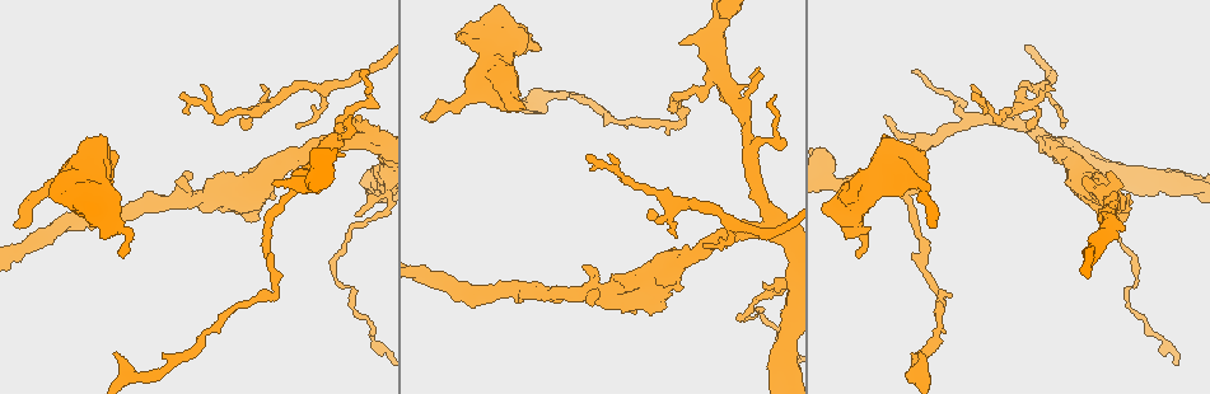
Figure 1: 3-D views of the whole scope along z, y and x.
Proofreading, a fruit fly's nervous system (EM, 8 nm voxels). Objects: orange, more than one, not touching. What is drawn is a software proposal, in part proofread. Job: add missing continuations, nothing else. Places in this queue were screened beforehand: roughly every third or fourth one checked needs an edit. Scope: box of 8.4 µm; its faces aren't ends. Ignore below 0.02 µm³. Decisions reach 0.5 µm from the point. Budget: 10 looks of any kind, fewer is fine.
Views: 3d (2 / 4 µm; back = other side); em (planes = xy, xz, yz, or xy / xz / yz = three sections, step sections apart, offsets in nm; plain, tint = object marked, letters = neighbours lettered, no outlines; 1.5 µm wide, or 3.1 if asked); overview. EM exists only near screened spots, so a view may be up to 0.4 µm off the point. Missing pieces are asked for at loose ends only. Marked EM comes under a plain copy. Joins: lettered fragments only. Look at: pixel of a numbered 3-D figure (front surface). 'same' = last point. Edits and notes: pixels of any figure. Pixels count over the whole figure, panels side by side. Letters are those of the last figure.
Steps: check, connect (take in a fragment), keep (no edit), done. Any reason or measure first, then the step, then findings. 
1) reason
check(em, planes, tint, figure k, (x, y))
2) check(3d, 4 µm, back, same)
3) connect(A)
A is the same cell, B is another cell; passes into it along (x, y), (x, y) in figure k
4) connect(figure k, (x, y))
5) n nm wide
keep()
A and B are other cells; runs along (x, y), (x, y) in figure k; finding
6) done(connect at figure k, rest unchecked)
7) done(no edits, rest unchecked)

thick end
check(3d, 4 µm, figure 1, (919, 151))

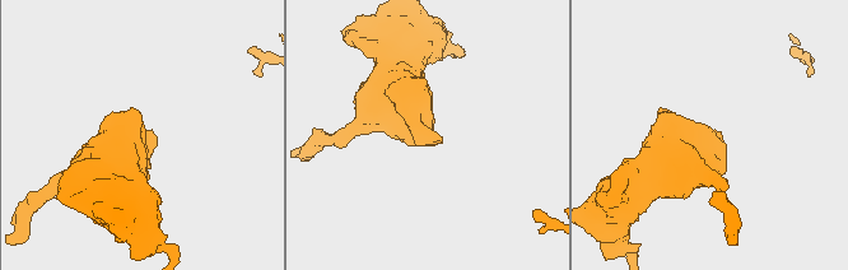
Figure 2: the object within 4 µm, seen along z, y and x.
now the EM
check(em, planes, letters, figure 2, (437, 132))

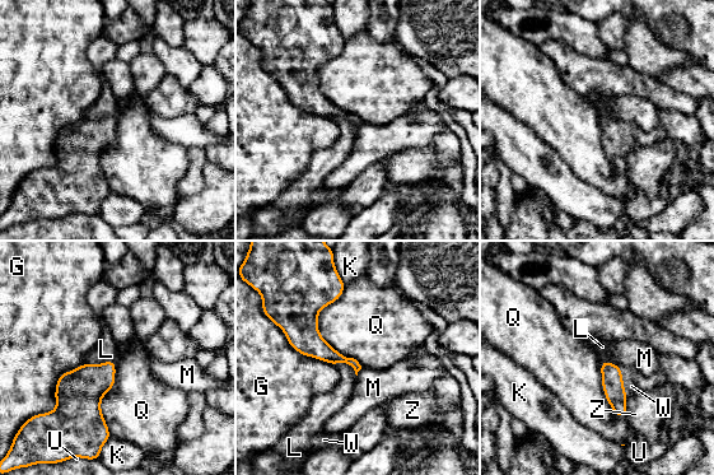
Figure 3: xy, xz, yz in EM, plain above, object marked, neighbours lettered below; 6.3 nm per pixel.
connect(figure 3, (634, 382))
W is the same cell, G, K, L, M, Q, U and Z are other cells; passes into it along (612, 382), (622, 381), (634, 382) in figure 3; it goes on there

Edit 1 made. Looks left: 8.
check(overview)

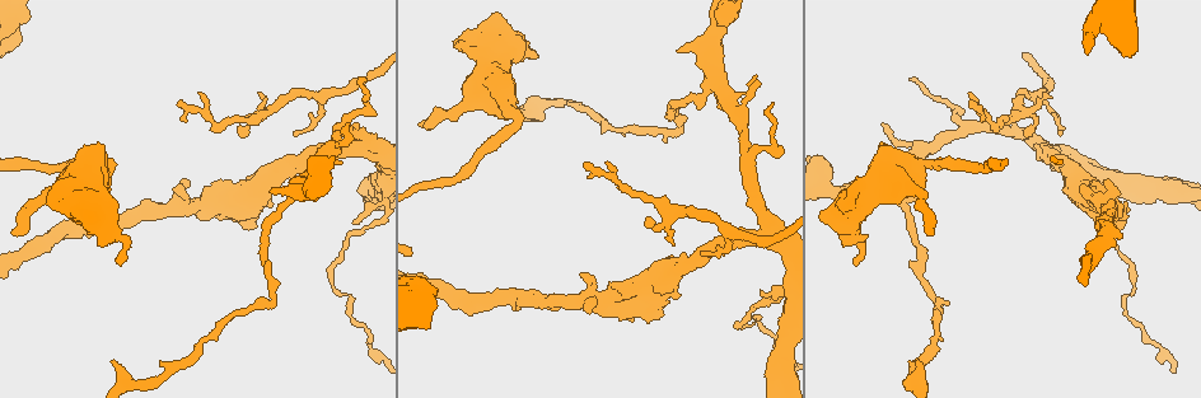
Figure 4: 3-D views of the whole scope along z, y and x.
branch stops here
check(3d, 4 µm, figure 4, (856, 266))

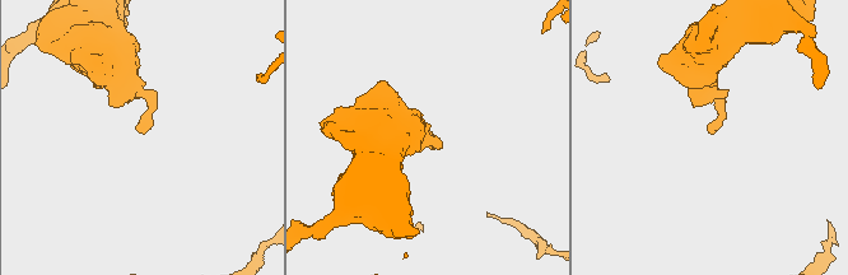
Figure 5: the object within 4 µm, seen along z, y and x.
shape alone is not enough
check(em, planes, letters, figure 5, (710, 133))

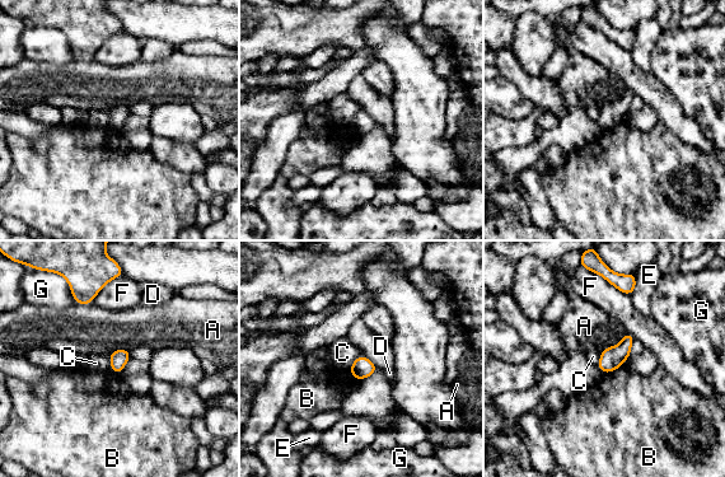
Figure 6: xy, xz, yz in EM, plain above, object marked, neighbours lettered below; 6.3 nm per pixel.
keep()
A, B, C, D, E, F and G are other cells; border along (622, 364), (612, 372), (602, 374) in figure 6; no lettered fragment goes on from it

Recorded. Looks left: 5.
check(3d, 4 µm, figure 4, (421, 126))

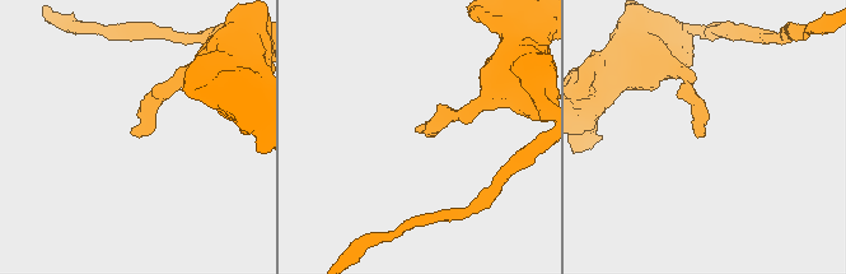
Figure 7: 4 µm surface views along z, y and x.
check(em, xz, step 4, tint, figure 7, (131, 133))

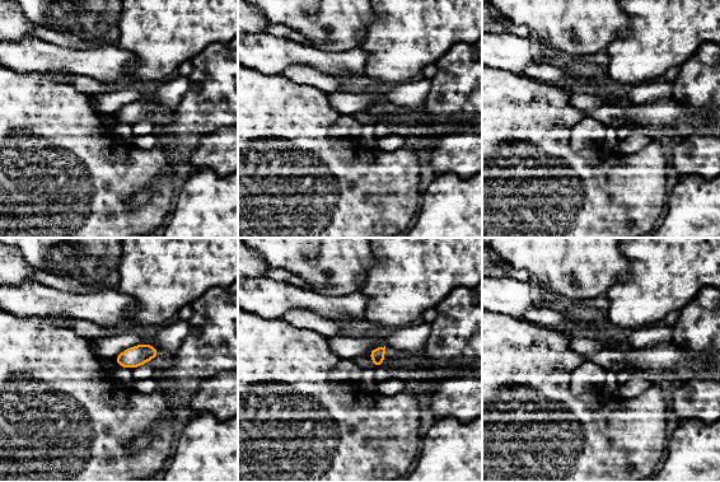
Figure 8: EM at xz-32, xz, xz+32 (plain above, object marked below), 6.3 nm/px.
check(em, yz, step 4, letters, same)

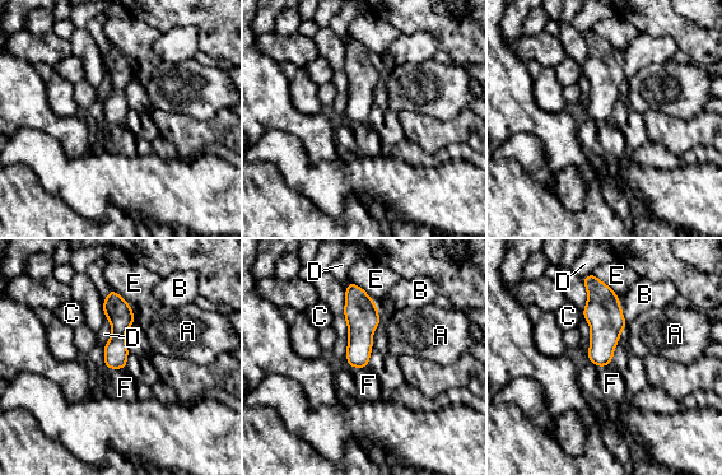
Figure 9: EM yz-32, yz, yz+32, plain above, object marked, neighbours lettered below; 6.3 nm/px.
keep()
A, B, C, D, E and F are other cells; no lettered fragment goes on from it

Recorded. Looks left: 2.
thin end
check(3d, 2 µm, figure 4, (756, 77))

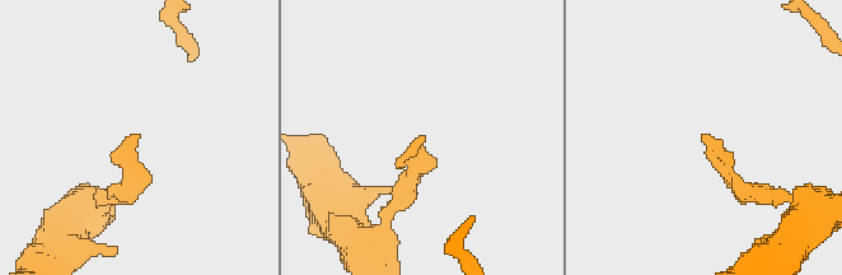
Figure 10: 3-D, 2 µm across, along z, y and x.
shape alone is not enough
check(em, planes, letters, figure 10, (702, 138))

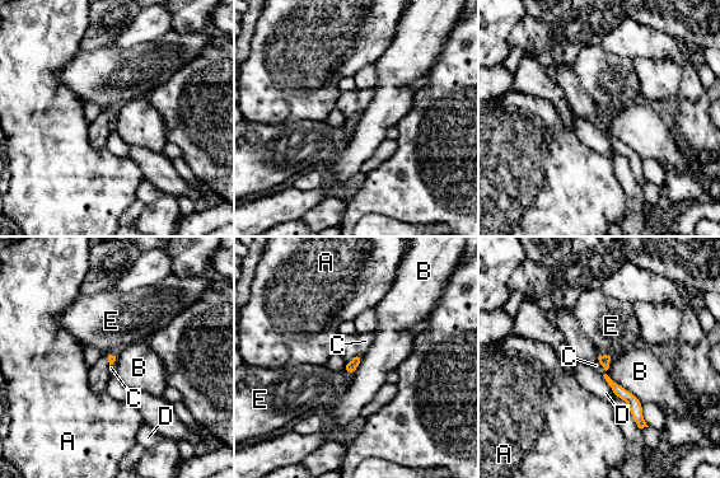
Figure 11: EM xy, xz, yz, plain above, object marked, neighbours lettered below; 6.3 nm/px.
connect(figure 11, (595, 365))
C is the same cell, A, B, D and E are other cells; passes into it along (604, 360), (601, 364), (595, 365) in figure 11; the cell continues

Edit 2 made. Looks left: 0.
done(connect at figure 3, connect at figure 11, rest unchecked)

